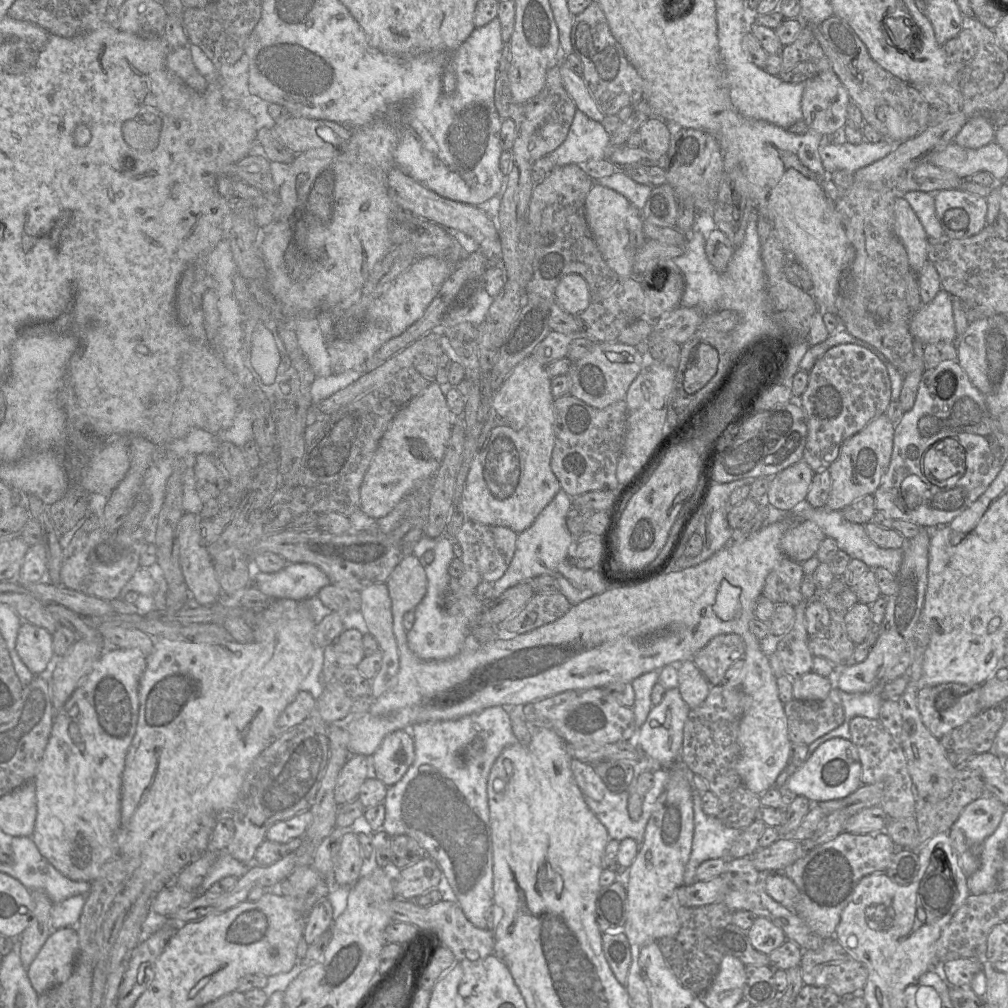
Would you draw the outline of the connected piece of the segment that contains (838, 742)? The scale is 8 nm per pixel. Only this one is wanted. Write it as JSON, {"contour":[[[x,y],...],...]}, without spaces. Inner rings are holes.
{"contour":[[[832,738],[819,745],[802,766],[780,788],[783,795],[804,796],[811,803],[844,799],[861,785],[862,767],[858,751],[844,738]]]}

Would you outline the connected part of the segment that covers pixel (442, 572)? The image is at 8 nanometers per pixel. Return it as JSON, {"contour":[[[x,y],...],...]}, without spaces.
{"contour":[[[442,536],[438,539],[434,548],[435,558],[431,564],[426,564],[423,557],[419,558],[424,565],[427,577],[427,592],[422,601],[414,609],[415,622],[407,632],[409,648],[420,659],[425,661],[444,660],[459,654],[466,646],[469,636],[469,622],[461,614],[450,615],[442,607],[443,596],[449,590],[451,576],[448,569],[455,558],[453,553],[453,541]]]}

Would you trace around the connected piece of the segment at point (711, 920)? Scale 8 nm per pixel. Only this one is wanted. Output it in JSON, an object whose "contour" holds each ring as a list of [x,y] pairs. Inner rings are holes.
{"contour":[[[674,894],[674,905],[681,921],[679,932],[672,937],[657,941],[665,962],[679,983],[693,994],[701,997],[711,986],[724,955],[710,940],[712,931],[732,924],[734,912],[724,902],[699,907],[682,906]]]}

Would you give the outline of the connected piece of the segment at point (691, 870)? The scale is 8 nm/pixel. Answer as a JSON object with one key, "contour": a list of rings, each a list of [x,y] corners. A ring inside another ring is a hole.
{"contour":[[[692,791],[694,835],[691,854],[684,872],[684,884],[696,882],[698,866],[709,859],[728,858],[728,852],[741,830],[725,826],[718,817],[706,815],[702,810],[703,793]]]}

